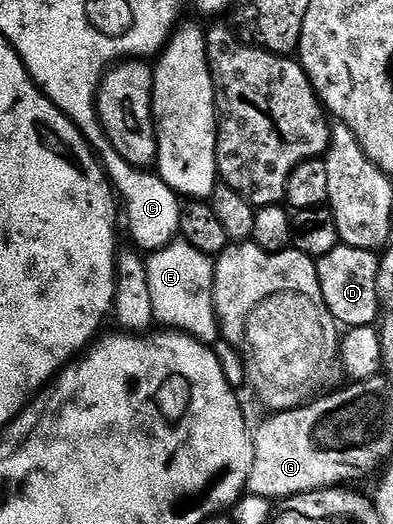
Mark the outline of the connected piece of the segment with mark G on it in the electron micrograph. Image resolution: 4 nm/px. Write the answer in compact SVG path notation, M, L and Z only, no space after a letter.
M329 398L315 402L311 408L294 408L291 412L278 412L270 416L258 429L253 429L254 457L252 470L246 483L252 495L297 497L301 493L321 490L328 486L328 468L324 468L324 452L316 450L312 438L324 426L324 422L340 418L339 399L334 403Z

